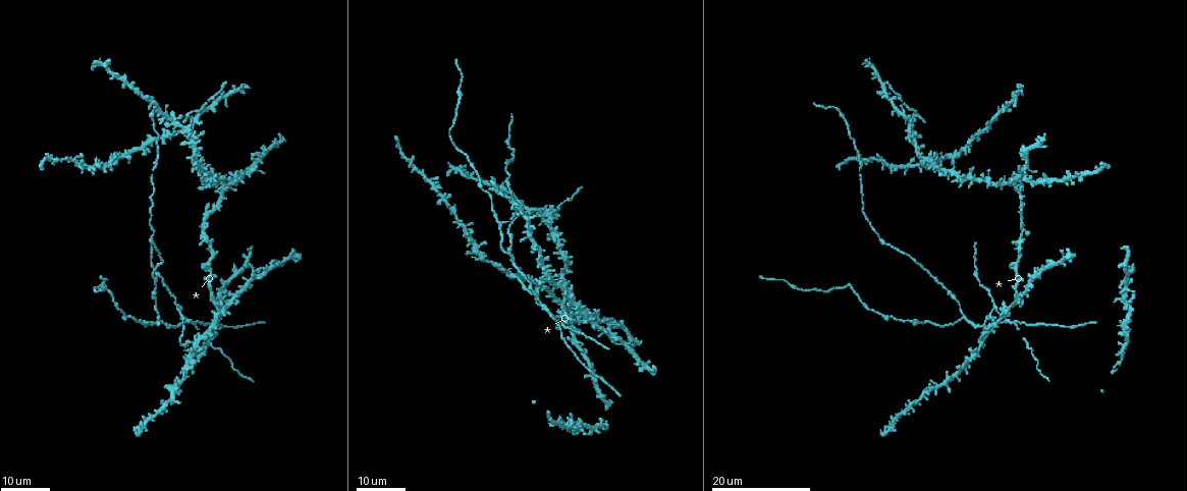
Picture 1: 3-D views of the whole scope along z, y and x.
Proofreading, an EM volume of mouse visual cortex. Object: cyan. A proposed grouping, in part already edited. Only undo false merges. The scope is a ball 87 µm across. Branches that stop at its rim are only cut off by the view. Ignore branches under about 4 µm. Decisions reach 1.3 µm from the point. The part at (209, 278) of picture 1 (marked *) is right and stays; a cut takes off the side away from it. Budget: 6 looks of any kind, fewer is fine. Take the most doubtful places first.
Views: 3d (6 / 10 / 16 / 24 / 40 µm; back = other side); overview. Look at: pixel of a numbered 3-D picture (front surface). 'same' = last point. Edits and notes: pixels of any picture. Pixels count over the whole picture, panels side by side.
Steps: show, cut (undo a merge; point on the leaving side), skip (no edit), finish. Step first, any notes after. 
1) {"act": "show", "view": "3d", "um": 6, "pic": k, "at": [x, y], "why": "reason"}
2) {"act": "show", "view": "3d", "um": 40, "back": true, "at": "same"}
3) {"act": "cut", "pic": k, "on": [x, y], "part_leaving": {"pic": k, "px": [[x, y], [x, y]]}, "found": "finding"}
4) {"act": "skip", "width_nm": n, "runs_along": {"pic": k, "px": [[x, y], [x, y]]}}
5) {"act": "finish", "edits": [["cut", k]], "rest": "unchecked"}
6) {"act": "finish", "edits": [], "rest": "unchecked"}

{"act": "show", "view": "3d", "um": 24, "pic": 1, "at": [1016, 323], "why": "arms part here"}

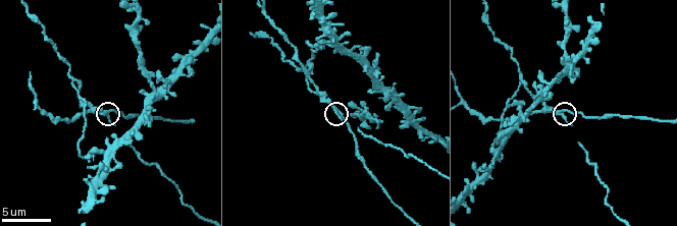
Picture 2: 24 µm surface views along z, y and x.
{"act": "show", "view": "3d", "um": 6, "pic": 2, "at": [108, 115]}

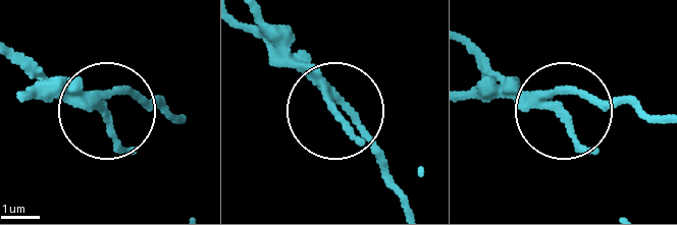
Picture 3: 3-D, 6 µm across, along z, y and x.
{"act": "skip", "side_arm_um": 21, "arms": 3, "found": "all the same cell"}

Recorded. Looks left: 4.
{"act": "show", "view": "3d", "um": 16, "pic": 1, "at": [188, 115], "why": "a narrow waist"}

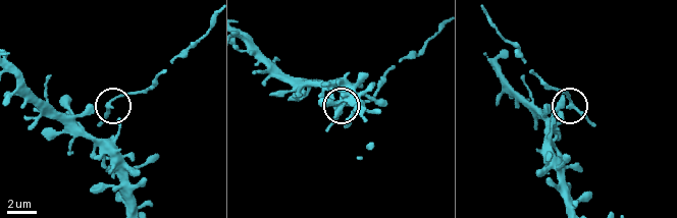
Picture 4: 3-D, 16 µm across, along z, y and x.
{"act": "show", "view": "3d", "um": 6, "pic": 4, "at": [568, 106], "why": "closer look"}

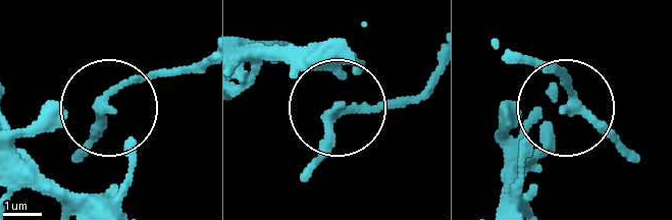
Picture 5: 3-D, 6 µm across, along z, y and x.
{"act": "skip", "width_nm": 160, "runs_along": {"pic": 5, "px": [[118, 202], [128, 144], [118, 95], [193, 68]]}, "found": "continuous, no second cell"}

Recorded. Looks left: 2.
{"act": "show", "view": "3d", "um": 6, "pic": 2, "at": [523, 80]}

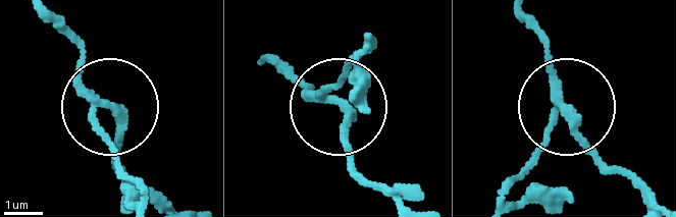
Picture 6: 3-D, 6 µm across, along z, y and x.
{"act": "show", "view": "3d", "um": 6, "back": true, "pic": 6, "at": [344, 105], "why": "other side"}

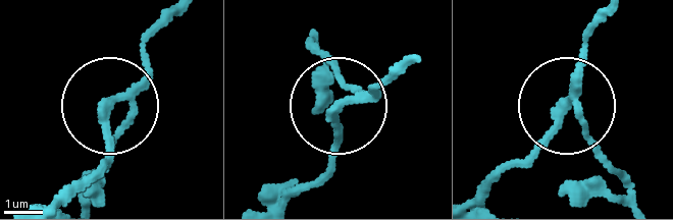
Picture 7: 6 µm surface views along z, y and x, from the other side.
{"act": "cut", "pic": 7, "on": [337, 77], "part_leaving": {"pic": 7, "px": [[135, 99], [86, 203]]}, "found": "two cells meet here"}

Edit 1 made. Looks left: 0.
{"act": "finish", "edits": [["cut", 7]], "rest": "unchecked"}

